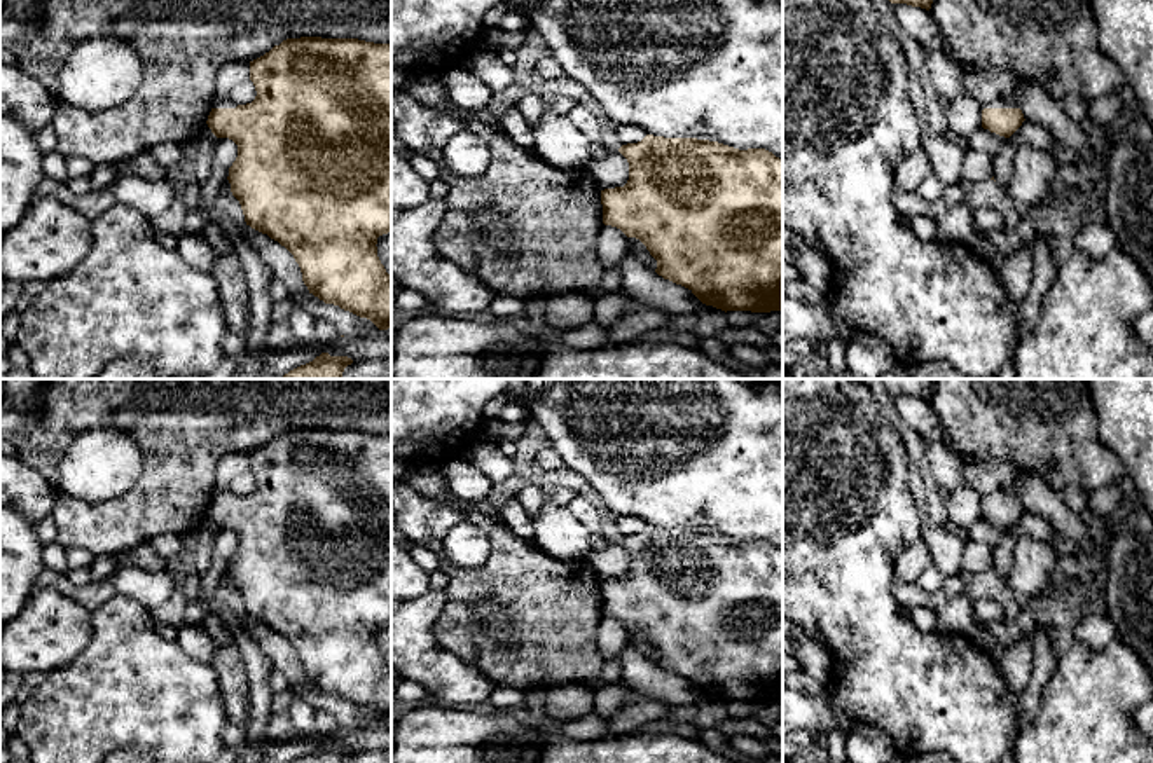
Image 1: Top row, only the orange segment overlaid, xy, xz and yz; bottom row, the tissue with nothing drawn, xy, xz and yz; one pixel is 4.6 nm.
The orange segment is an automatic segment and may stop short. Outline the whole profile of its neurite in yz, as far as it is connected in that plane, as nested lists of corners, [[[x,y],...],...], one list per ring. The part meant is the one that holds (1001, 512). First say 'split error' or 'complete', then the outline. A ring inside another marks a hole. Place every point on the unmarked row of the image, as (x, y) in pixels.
split error; [[[998,489],[982,499],[982,519],[1005,529],[1010,529],[1024,512],[1013,489]]]

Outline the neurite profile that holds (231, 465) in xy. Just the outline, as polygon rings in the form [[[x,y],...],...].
[[[227,452],[215,470],[215,489],[227,489],[229,482],[250,470],[248,452]]]

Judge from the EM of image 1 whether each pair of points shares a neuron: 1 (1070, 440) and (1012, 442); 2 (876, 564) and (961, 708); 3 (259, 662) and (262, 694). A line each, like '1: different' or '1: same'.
1: same
2: same
3: same

